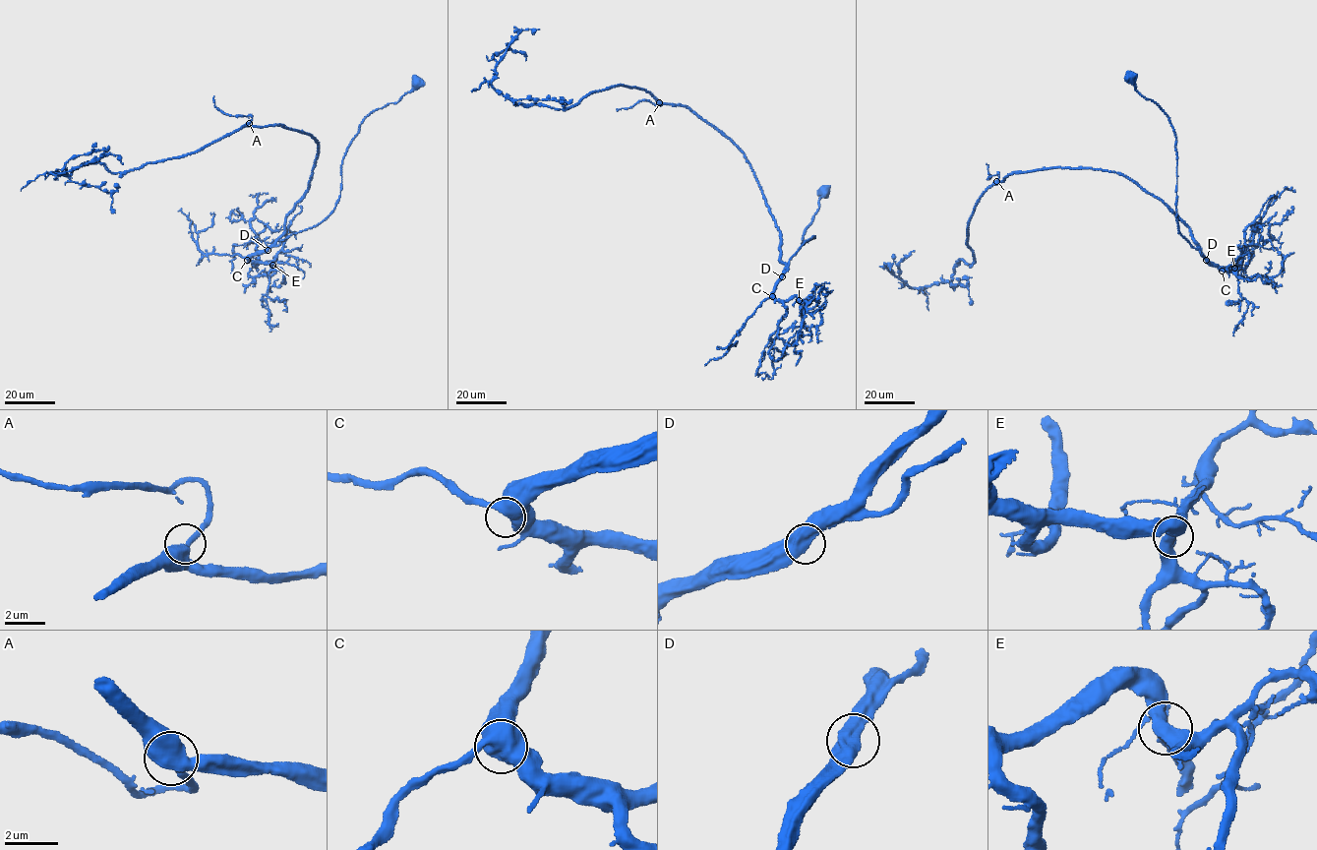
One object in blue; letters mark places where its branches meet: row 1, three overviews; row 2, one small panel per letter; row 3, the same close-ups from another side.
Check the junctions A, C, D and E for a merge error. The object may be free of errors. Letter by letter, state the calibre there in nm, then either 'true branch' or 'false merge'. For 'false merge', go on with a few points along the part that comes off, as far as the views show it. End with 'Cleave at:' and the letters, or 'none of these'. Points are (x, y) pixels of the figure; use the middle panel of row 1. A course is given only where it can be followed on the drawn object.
A: 420 nm | true branch
C: 550 nm | true branch
D: 600 nm | true branch
E: 460 nm | true branch
Cleave at: none of these

